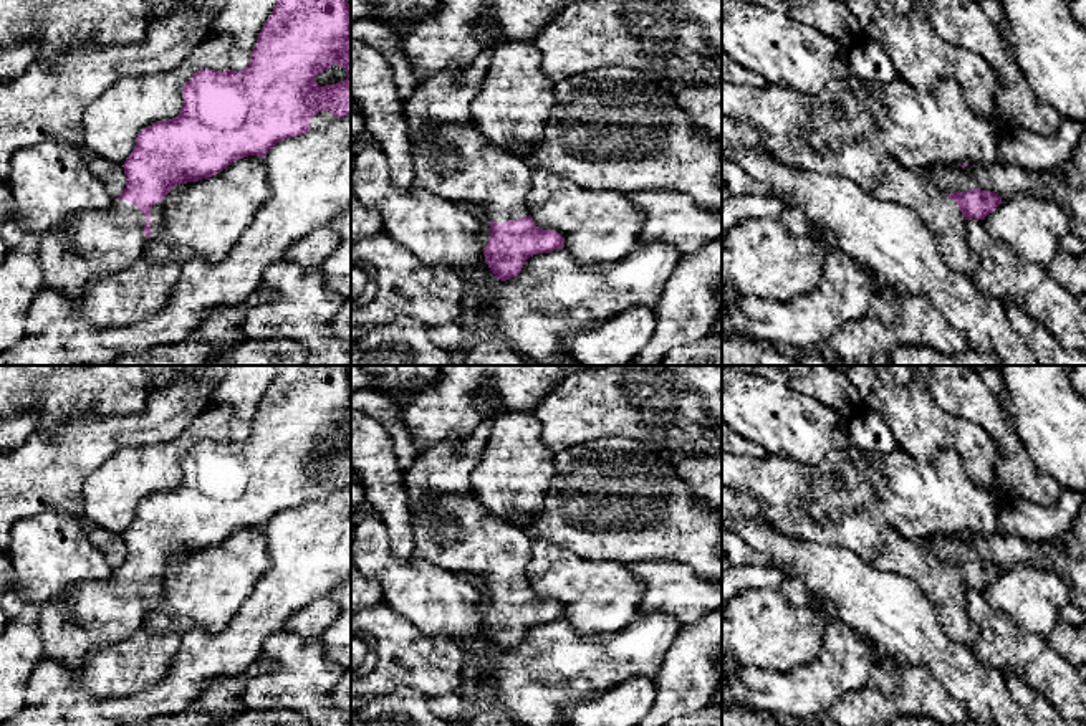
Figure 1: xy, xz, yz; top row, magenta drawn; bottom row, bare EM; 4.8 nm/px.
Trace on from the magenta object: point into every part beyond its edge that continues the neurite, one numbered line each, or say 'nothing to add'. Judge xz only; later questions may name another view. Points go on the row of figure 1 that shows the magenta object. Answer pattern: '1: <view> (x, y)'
1: xz (454, 162)

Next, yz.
1: yz (911, 187)

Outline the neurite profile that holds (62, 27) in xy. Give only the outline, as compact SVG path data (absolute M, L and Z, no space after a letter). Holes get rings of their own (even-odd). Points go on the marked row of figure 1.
M0 0L0 50L36 41L35 60L55 68L81 46L141 41L147 21L144 0L55 0L45 7Z

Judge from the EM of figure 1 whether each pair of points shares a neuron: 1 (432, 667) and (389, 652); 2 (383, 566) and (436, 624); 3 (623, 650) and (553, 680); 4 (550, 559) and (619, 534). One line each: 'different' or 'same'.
1: same
2: same
3: same
4: different

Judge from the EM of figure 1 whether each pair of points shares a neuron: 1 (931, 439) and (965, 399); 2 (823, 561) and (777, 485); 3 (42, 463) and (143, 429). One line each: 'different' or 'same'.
1: different
2: different
3: same

